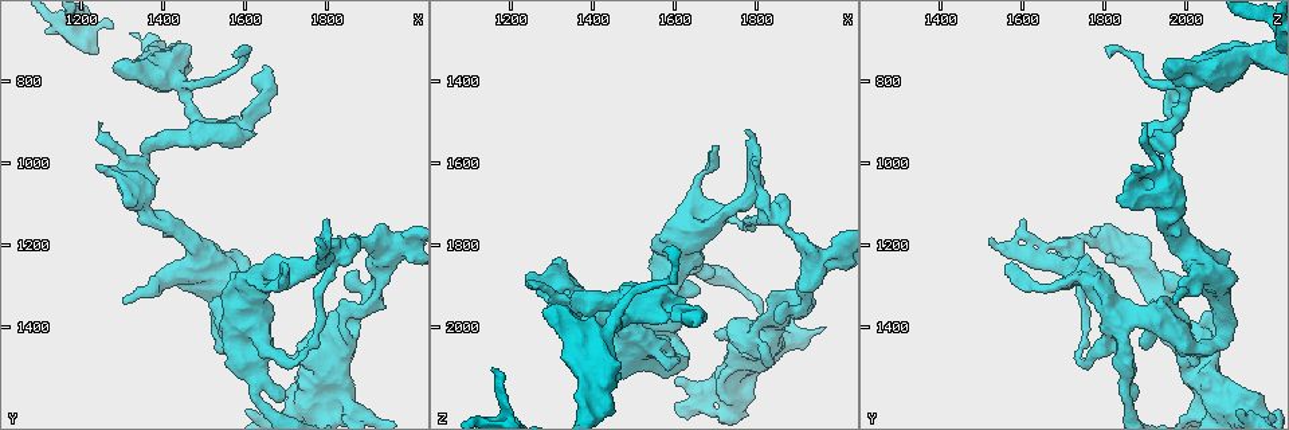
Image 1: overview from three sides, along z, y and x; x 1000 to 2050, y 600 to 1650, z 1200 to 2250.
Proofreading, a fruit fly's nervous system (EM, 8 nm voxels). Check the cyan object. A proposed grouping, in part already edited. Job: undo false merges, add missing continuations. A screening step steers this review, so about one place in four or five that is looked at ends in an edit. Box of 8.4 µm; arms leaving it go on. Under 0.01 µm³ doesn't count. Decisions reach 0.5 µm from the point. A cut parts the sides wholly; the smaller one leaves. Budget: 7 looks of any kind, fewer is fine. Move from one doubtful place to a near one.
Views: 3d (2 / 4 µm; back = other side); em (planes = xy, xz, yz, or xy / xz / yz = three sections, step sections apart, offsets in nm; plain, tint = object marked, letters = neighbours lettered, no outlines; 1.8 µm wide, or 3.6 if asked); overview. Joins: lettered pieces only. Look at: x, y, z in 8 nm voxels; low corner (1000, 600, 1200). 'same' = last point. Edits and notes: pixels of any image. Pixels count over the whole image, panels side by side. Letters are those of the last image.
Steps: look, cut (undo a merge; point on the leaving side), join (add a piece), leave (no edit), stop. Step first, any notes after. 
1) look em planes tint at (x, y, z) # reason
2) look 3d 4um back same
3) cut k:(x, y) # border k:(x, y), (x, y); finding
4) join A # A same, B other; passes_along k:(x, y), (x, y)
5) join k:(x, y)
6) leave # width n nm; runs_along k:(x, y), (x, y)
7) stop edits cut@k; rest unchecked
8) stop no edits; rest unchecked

look em xz step 8 tint at (1600, 1250, 2075) # touches itself

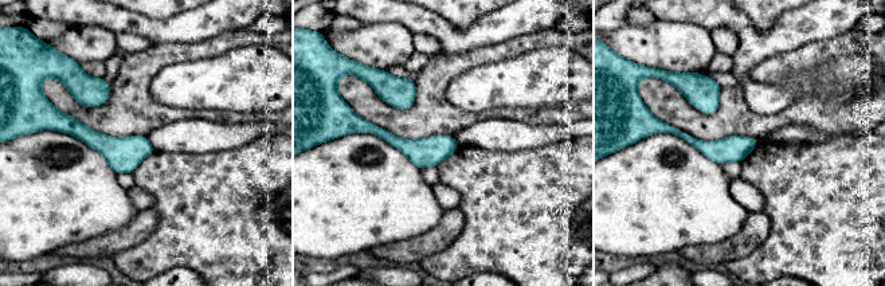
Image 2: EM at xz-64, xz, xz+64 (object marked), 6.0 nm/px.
look em planes letters same # cut it another way

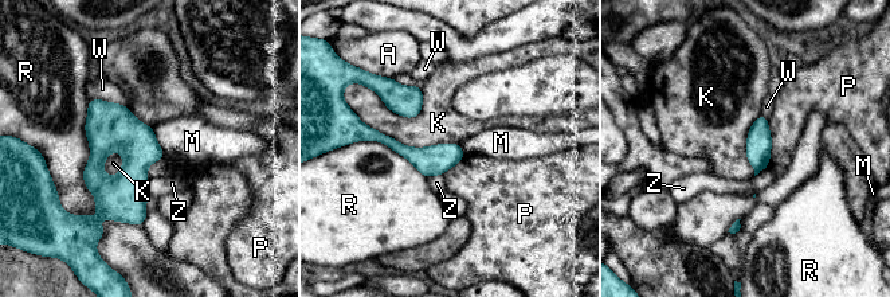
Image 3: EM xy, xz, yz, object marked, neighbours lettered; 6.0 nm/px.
leave # width 160 nm; A other, K other, M other, P other, R other, W other, Z other; all the same cell

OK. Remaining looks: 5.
look em planes letters at (1935, 1195, 1820) # looks like a crossing

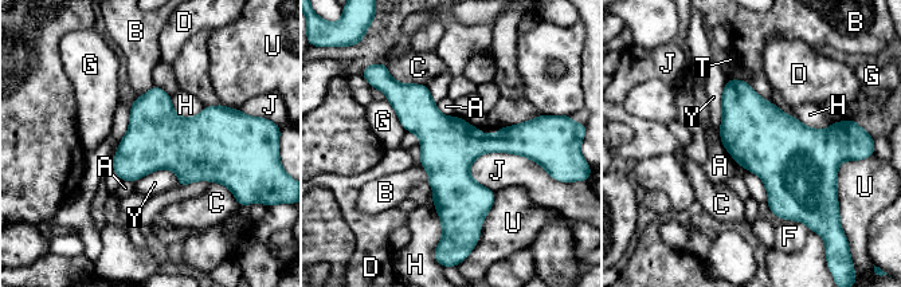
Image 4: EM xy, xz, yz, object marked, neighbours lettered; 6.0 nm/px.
leave # longest_contact J 440 nm; A other, B other, C other, D other, F other, G other, H other, J other, T other, U other, Y other; border 4:(134, 181), (171, 169), (179, 187); continuous, no second cell

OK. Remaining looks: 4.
look em planes plain at (1700, 1245, 1555) # tapers out

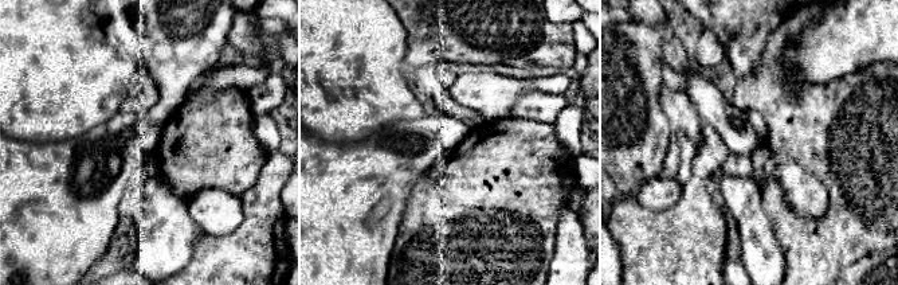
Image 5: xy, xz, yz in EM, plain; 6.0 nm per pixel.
look em planes tint same

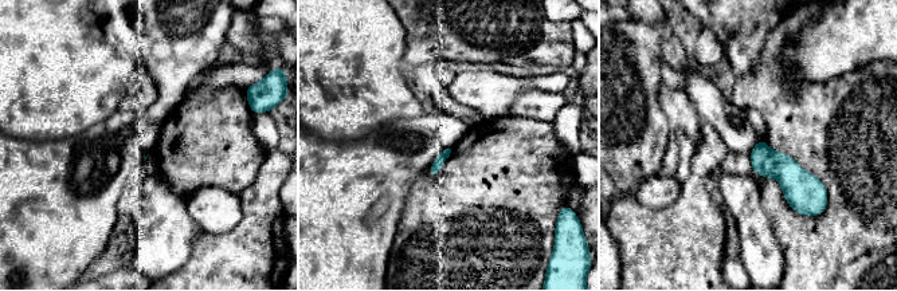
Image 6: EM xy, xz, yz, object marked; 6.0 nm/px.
look em planes letters same # see the neighbours

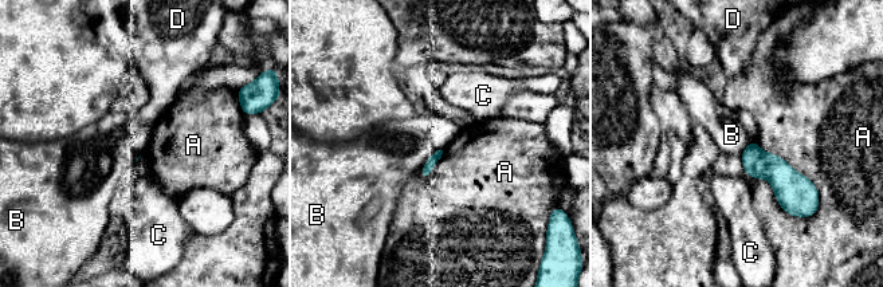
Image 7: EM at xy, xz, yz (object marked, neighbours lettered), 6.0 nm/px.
leave # A other, B other, C other, D other; border 7:(442, 149), (432, 153), (422, 169); no lettered piece goes on from it

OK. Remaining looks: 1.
stop no edits; rest unchecked

